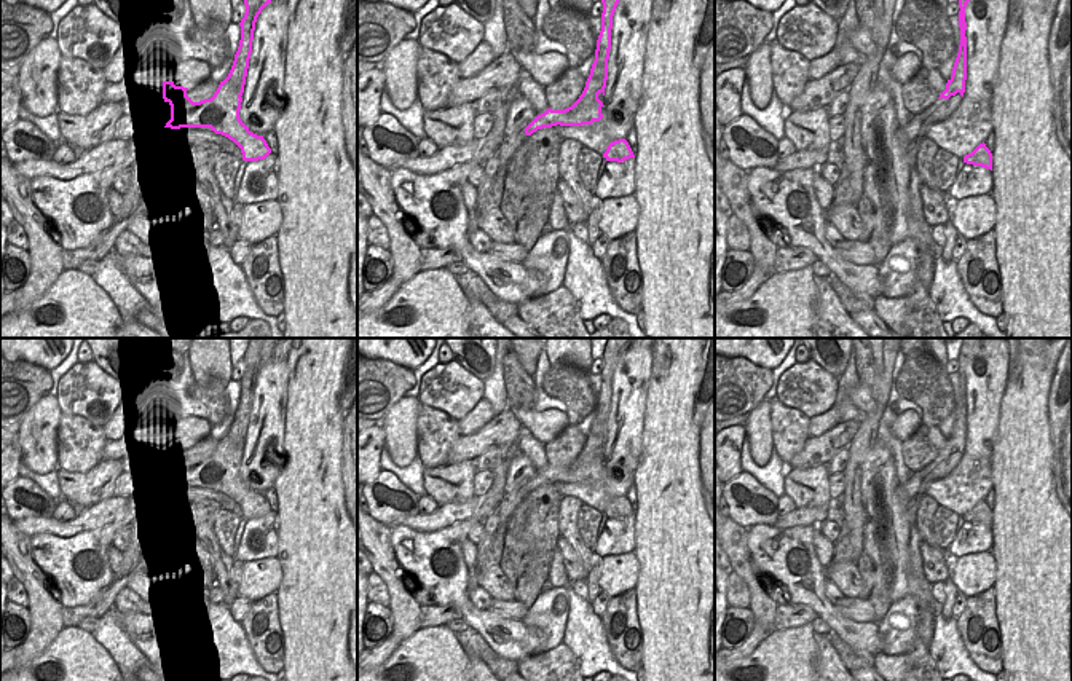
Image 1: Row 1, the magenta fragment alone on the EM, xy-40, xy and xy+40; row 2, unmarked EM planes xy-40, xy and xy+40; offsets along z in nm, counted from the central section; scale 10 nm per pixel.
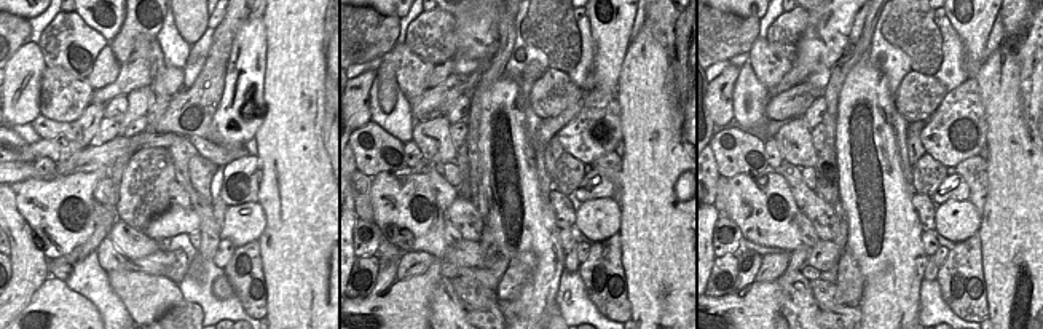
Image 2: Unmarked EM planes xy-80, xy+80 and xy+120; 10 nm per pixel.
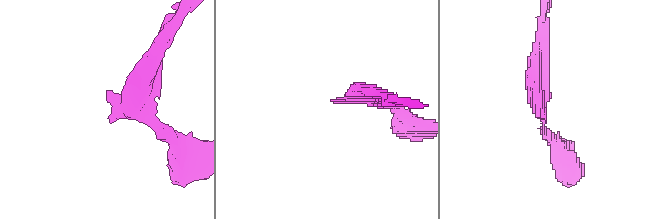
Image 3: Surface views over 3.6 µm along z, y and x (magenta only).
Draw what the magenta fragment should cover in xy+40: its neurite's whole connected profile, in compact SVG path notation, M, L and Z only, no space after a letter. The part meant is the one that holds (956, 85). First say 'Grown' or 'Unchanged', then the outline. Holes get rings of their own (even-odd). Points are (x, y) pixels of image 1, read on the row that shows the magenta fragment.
Unchanged. M959 0L959 27L960 27L960 45L959 53L952 67L952 75L946 83L946 89L940 94L938 99L949 99L957 93L964 97L965 93L965 80L967 80L967 22L965 22L965 8L970 0Z

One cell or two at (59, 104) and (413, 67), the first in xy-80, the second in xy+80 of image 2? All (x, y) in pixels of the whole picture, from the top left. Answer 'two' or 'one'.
one

